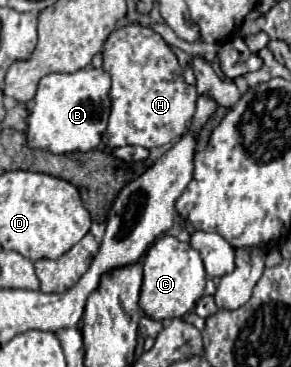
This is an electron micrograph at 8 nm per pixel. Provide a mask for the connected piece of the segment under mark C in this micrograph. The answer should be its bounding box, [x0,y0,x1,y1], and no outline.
[138,234,206,320]

